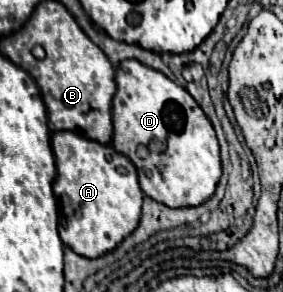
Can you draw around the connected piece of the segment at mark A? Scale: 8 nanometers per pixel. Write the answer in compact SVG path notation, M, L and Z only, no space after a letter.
M54 131L50 143L54 149L56 171L58 171L54 181L54 195L60 207L60 219L58 219L60 239L66 245L70 245L76 253L82 253L82 257L100 257L112 251L126 235L130 235L138 227L140 221L144 193L138 185L136 167L126 155L118 153L114 147L102 145L72 131Z

